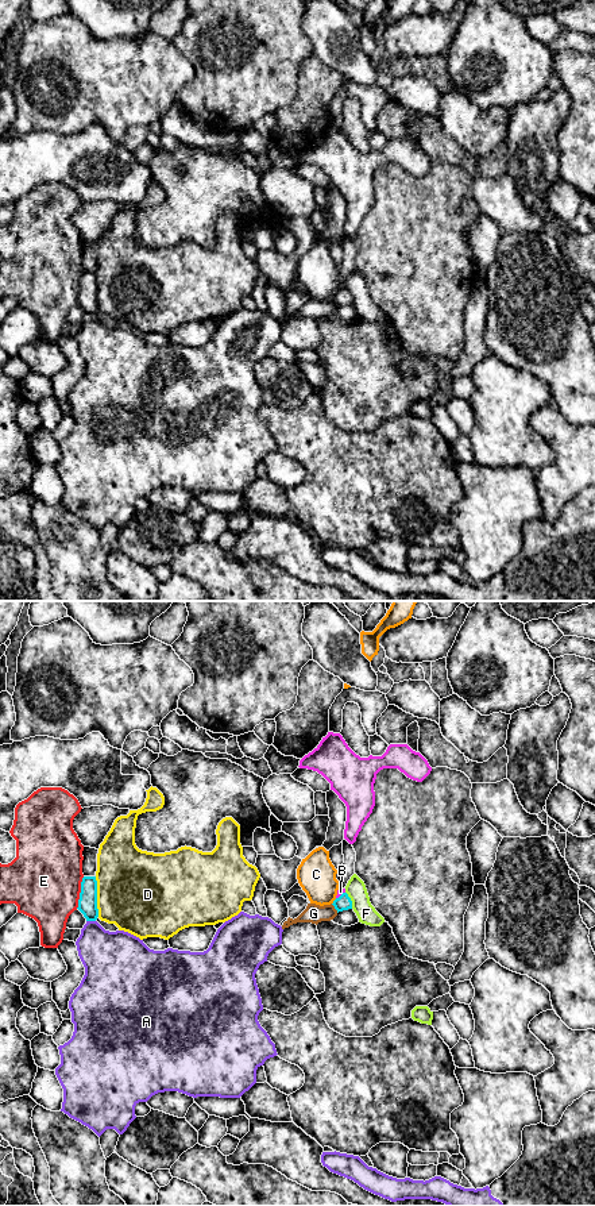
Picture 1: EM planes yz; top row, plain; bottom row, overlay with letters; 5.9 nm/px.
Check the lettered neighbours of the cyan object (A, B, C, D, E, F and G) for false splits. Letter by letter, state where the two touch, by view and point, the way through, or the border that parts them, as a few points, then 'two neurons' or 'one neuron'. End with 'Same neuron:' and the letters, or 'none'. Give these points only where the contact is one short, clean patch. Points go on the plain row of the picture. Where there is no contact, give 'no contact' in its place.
A: contact yz (91, 315); two neurons
B: contact yz (342, 289); two neurons
C: contact yz (333, 296); two neurons
D: contact yz (96, 292); two neurons
E: contact yz (80, 288); two neurons
F: contact yz (350, 295); two neurons
G: contact yz (335, 303); border yz (331, 299), (337, 307); two neurons
Same neuron: none

